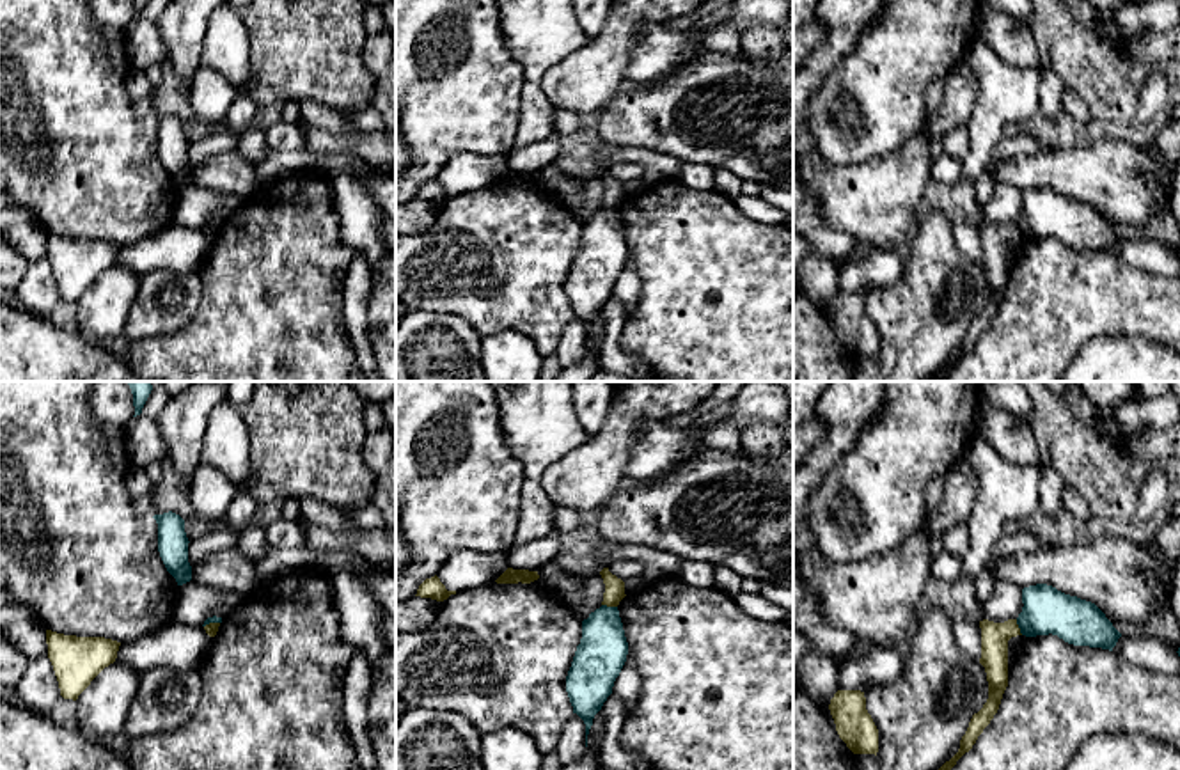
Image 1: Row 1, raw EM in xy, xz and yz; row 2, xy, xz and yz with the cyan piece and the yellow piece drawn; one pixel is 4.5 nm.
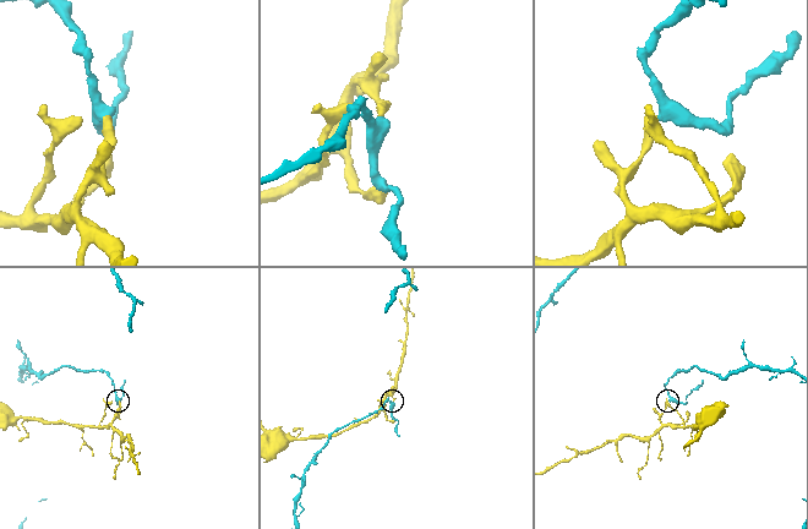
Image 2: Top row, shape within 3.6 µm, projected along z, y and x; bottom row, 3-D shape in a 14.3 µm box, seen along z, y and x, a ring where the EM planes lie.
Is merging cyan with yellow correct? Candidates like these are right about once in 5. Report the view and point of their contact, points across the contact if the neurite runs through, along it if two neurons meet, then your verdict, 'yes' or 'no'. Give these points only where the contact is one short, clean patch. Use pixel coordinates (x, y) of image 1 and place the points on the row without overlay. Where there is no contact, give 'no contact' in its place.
xz (609, 210) | along xz (602, 206), (616, 210) | no

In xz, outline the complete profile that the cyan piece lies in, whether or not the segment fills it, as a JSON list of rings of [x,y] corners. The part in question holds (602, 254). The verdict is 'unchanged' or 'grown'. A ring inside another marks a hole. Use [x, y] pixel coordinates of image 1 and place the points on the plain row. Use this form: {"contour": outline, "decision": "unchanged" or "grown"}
{"contour": [[[602,208],[582,224],[582,241],[566,279],[566,295],[573,309],[573,316],[577,316],[586,326],[586,350],[593,321],[612,296],[614,284],[626,264],[626,257],[628,245],[618,209]]], "decision": "unchanged"}

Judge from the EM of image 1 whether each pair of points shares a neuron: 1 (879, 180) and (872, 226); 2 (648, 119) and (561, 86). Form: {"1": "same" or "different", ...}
{"1": "same", "2": "different"}

